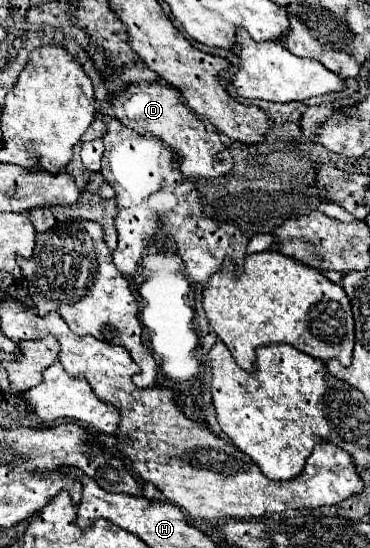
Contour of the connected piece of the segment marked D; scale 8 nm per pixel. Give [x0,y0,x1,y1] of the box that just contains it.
[114,83,232,179]

